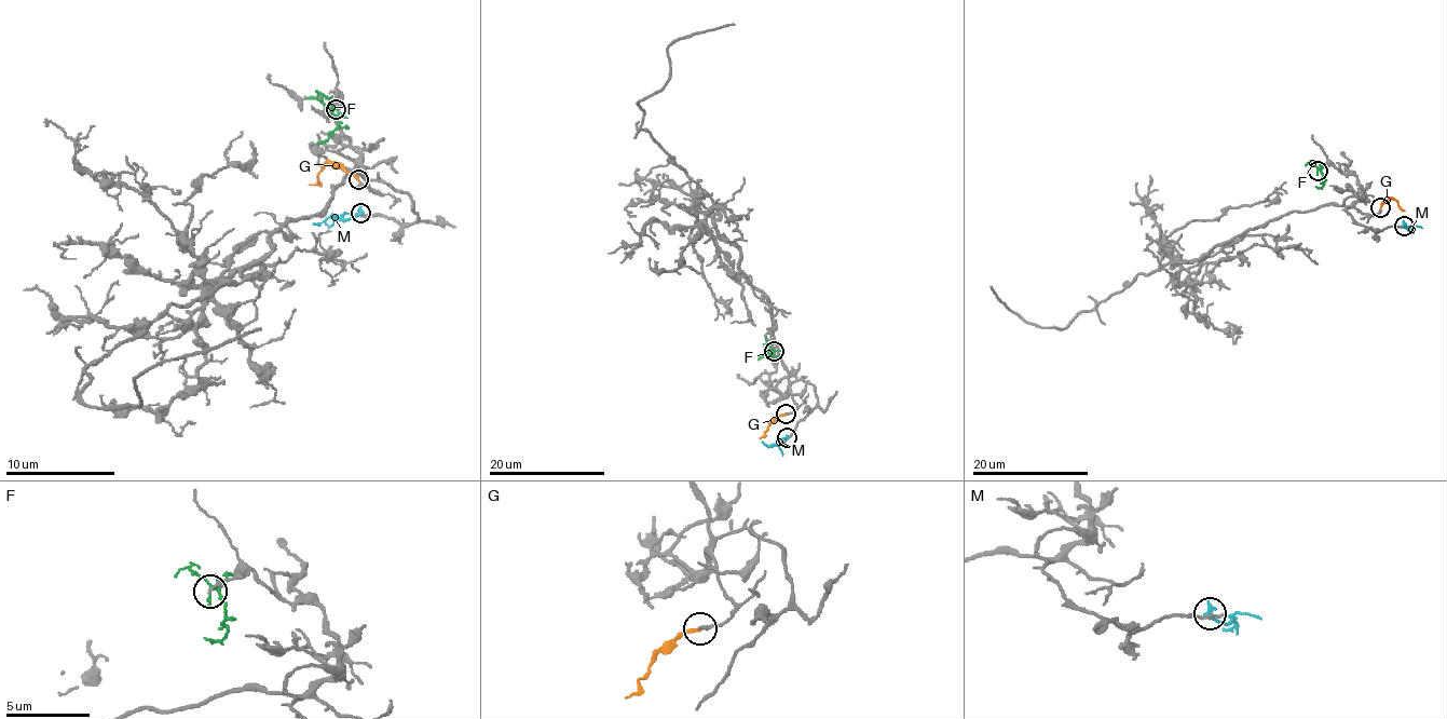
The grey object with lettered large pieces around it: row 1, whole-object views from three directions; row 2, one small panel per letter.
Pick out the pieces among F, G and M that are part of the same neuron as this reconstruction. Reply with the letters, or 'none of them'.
G

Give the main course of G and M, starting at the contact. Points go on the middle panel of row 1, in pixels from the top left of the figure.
G: (786, 415), (777, 417), (759, 437)
M: (787, 437), (767, 446), (762, 442)

